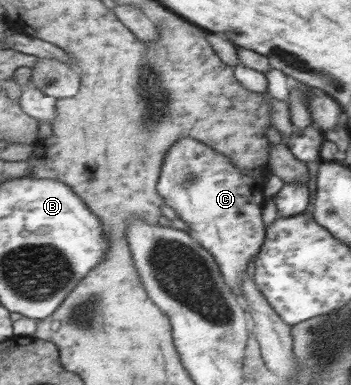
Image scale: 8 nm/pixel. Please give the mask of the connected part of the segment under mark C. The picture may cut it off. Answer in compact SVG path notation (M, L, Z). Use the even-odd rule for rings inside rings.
M189 137L177 139L163 156L163 167L157 182L158 194L187 225L187 233L217 262L225 284L239 299L239 284L243 280L245 267L249 259L257 254L263 241L262 189L262 183L251 176L243 175L241 185L241 171L229 158Z

